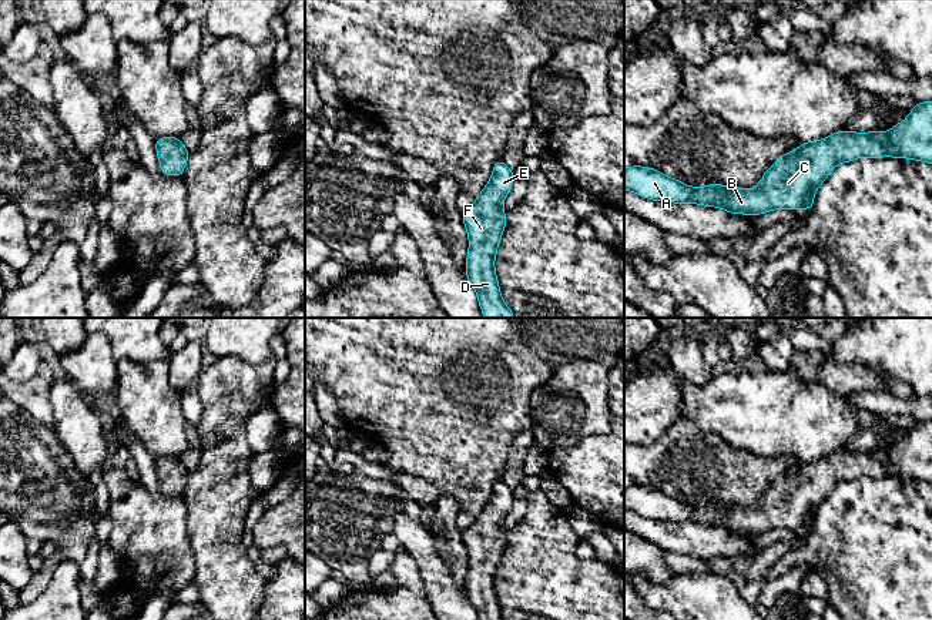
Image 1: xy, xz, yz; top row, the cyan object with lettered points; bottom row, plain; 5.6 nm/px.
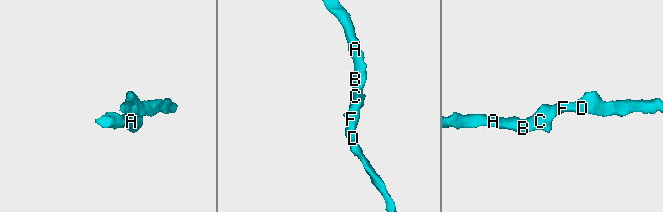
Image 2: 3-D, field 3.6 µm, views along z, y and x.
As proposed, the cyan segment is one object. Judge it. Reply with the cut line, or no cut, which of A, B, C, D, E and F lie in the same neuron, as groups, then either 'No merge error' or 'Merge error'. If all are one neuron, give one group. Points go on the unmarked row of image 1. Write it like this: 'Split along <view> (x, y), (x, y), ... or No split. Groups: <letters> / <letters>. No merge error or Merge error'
No split. Groups: A B C D E F. No merge error

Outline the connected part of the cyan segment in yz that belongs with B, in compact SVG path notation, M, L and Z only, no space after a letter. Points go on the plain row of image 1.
M932 420L916 422L906 439L898 442L886 452L838 450L828 458L801 462L798 469L780 476L752 509L724 506L721 503L695 507L670 497L657 489L640 485L624 487L624 509L654 520L693 522L705 526L718 526L731 533L758 534L772 529L785 527L795 530L802 526L811 532L815 510L839 482L854 480L859 476L881 477L886 475L932 483Z

